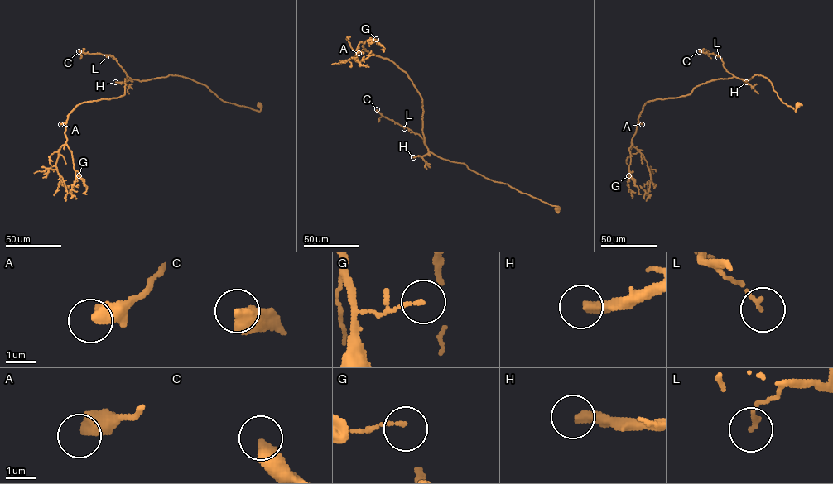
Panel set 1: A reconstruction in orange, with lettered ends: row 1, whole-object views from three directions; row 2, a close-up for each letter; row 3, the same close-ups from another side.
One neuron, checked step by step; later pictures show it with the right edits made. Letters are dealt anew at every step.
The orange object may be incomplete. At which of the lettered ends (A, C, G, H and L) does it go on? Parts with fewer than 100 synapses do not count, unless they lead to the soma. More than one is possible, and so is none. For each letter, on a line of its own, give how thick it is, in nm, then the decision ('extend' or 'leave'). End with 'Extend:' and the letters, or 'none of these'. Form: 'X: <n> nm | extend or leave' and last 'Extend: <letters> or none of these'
A: 550 nm | leave
C: 480 nm | leave
G: 100 nm | leave
H: 320 nm | extend
L: 130 nm | leave
Extend: H

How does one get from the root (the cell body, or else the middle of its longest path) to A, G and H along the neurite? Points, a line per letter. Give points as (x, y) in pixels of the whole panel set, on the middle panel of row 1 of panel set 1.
A: (557, 208), (430, 152), (422, 132), (422, 98), (407, 74), (386, 58), (364, 49), (358, 53)
G: (557, 208), (430, 152), (422, 132), (421, 98), (393, 62), (363, 48), (367, 40), (376, 39)
H: (557, 208), (507, 184), (485, 178), (463, 163), (442, 159), (430, 152), (413, 157)

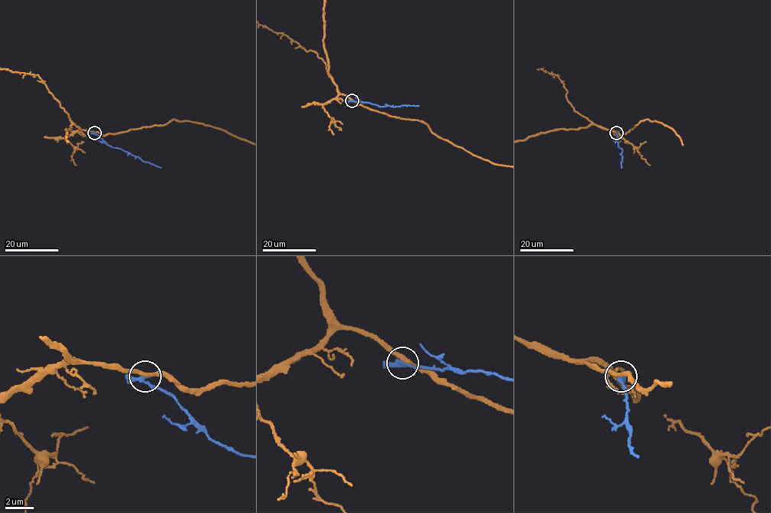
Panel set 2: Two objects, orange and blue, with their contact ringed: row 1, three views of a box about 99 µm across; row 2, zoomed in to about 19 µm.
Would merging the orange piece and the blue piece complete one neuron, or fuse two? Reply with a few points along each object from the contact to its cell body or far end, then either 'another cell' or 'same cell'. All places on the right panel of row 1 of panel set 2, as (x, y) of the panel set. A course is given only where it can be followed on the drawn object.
blue runs (616, 132), (618, 145), (622, 149), (621, 167); another cell

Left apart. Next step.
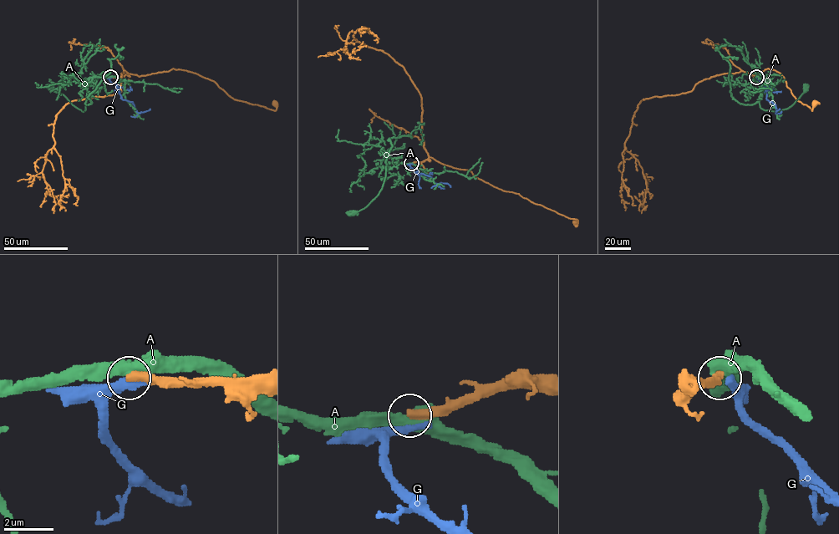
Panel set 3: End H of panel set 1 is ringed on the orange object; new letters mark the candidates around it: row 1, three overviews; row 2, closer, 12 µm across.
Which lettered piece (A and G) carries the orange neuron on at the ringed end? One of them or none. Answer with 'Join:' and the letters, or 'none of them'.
Join: none of them

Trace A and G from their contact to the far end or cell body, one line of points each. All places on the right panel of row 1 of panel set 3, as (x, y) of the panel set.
A: (756, 77), (763, 89), (761, 97), (750, 104), (735, 100), (730, 92), (729, 63), (721, 55), (737, 57)
G: (756, 77), (767, 89), (766, 99), (775, 105), (775, 113), (780, 109)

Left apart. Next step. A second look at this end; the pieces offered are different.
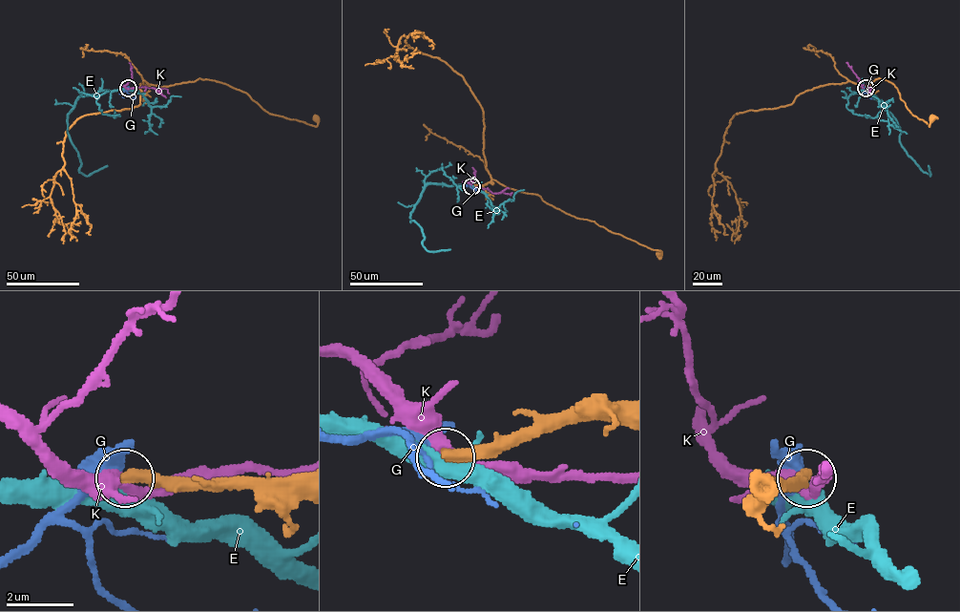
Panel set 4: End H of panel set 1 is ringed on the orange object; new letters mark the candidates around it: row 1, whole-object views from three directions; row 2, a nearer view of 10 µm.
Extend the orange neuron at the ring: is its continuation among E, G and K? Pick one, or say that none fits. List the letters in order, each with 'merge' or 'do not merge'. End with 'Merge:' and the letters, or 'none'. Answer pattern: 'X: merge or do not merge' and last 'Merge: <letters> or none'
E: do not merge
G: do not merge
K: do not merge
Merge: none

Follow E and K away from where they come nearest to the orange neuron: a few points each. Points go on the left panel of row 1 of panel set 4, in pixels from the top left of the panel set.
E: (128, 88), (80, 96), (68, 115), (67, 133), (81, 163), (79, 172), (89, 176), (108, 166)
K: (129, 88), (144, 87), (159, 92), (165, 88), (169, 94)

